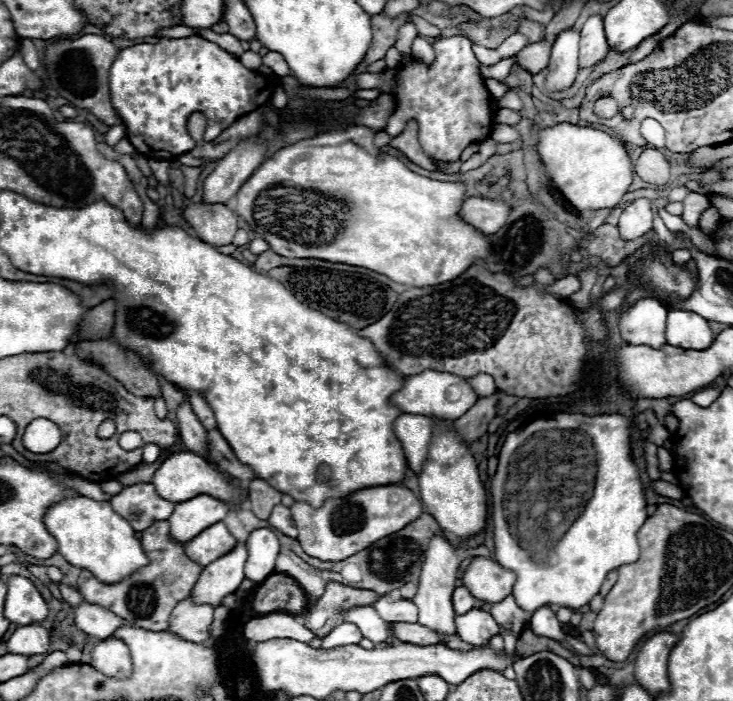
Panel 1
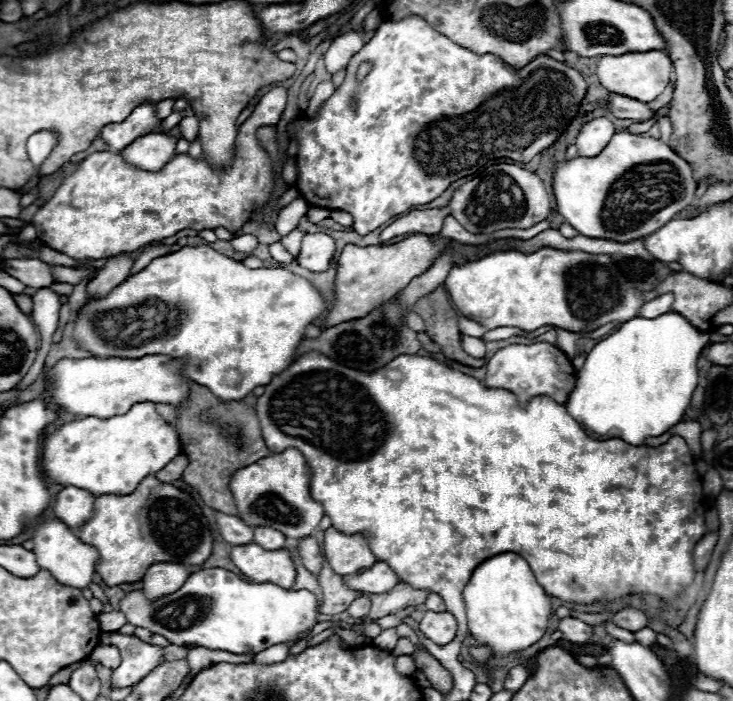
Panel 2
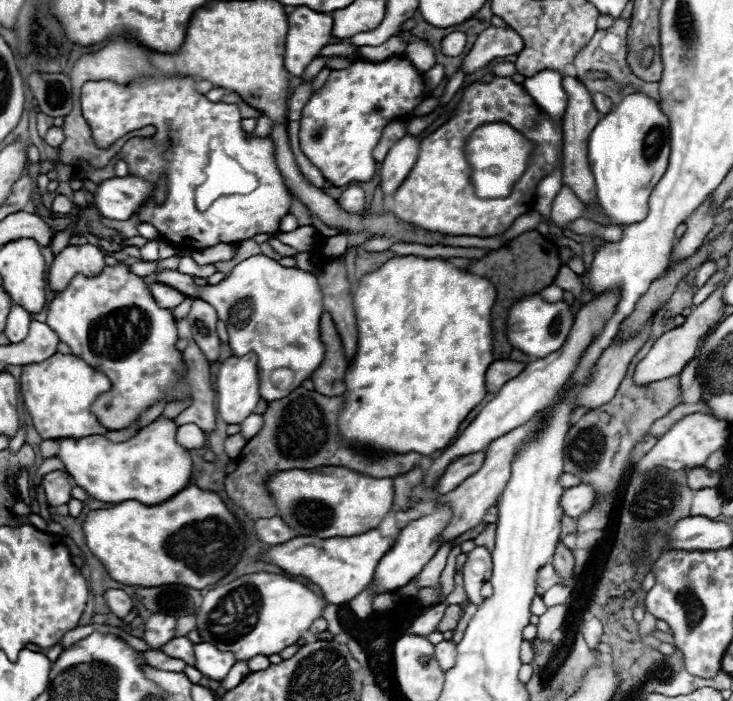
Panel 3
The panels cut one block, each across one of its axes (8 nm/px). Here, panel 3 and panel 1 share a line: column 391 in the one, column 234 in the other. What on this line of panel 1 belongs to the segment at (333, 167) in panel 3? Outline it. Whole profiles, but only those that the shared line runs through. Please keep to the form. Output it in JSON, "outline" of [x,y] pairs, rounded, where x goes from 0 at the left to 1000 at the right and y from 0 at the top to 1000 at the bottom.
{"outline":[[[273,51],[240,57],[218,54],[213,63],[186,63],[180,68],[169,68],[150,97],[153,148],[169,171],[172,194],[191,220],[210,228],[232,228],[265,214],[267,203],[254,185],[254,171],[262,160],[276,160],[281,165],[284,177],[278,188],[278,203],[289,203],[292,197],[297,197],[297,191],[303,191],[303,185],[330,168],[330,163],[341,163],[360,151],[371,140],[371,131],[374,120],[360,106],[338,100],[325,88],[325,83]]]}

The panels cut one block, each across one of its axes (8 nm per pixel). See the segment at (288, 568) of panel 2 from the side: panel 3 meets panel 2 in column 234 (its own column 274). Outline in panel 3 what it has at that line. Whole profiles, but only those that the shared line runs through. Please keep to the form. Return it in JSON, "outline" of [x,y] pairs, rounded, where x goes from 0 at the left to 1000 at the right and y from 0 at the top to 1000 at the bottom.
{"outline":[[[502,756],[497,762],[475,767],[428,767],[428,765],[404,765],[387,776],[371,779],[363,787],[352,790],[352,799],[371,802],[393,819],[415,822],[420,830],[437,836],[439,850],[450,862],[472,862],[477,853],[491,847],[508,827],[508,819],[527,785],[538,776],[538,767],[521,767],[518,759]]]}

